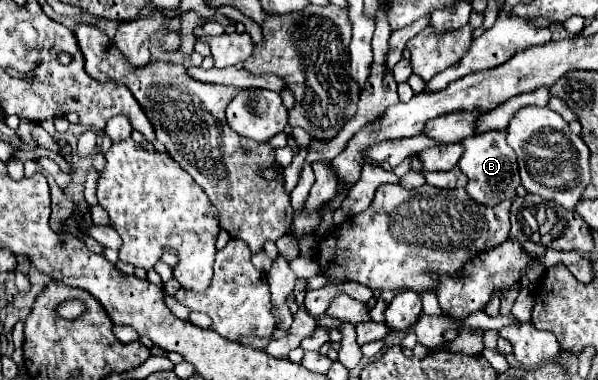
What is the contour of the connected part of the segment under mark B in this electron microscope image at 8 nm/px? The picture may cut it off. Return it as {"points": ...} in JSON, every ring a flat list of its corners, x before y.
{"points":[[487,130,483,134,471,136,467,140,461,140,463,144,463,156,459,160,459,168,469,176,467,194,485,206,495,206,507,198,515,196,517,186,521,184,519,170,517,170,517,158,513,148,507,144,507,130]]}

